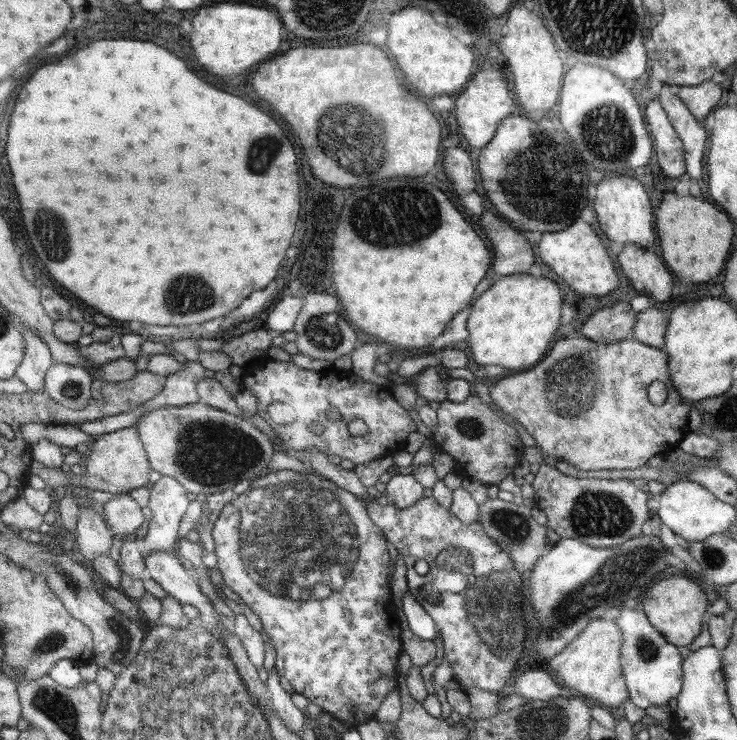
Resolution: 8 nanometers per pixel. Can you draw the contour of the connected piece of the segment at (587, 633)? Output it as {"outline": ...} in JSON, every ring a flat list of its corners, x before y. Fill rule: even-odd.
{"outline":[[592,620,580,634,580,640,549,659,544,670,554,676,566,692,586,696,597,705,612,710,630,699,631,694,624,678,622,641,623,633,614,620]]}

